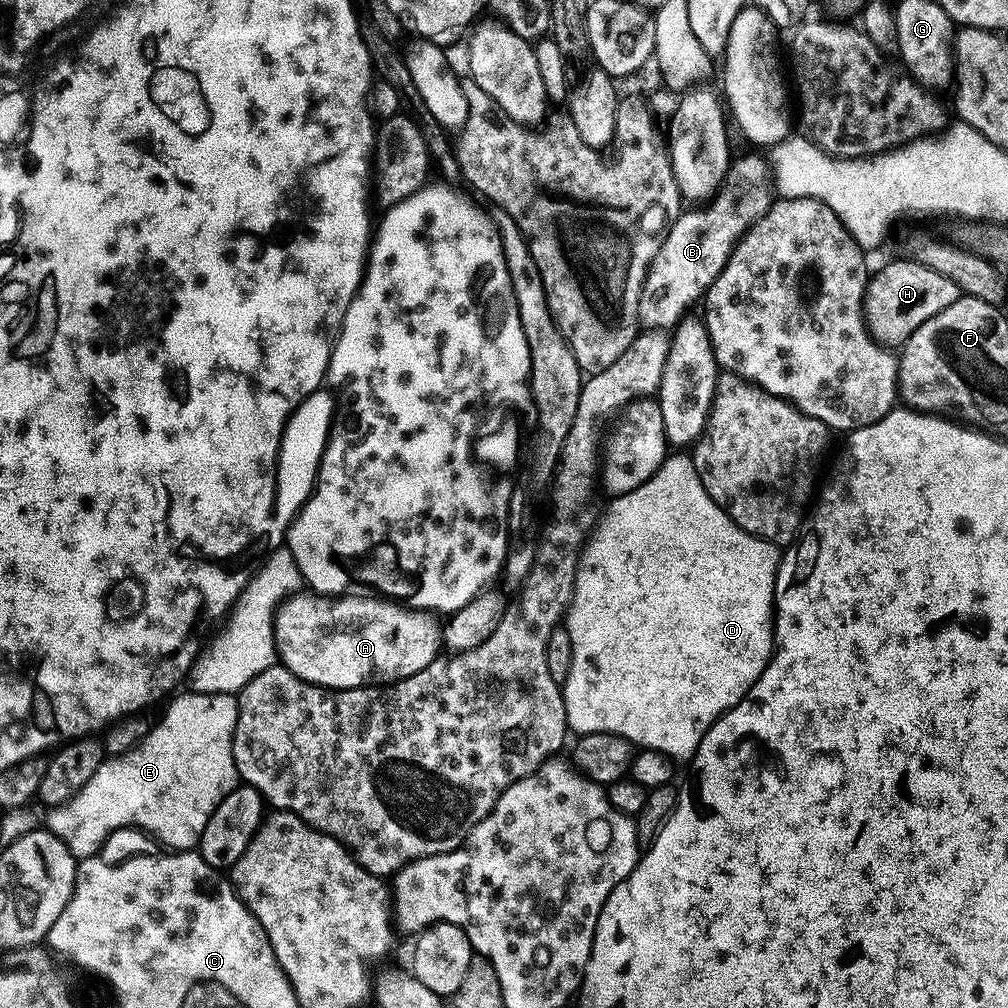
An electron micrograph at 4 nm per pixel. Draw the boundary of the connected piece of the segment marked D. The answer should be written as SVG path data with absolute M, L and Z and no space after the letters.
M682 454L676 455L680 456L669 455L660 463L660 469L653 473L652 476L643 480L642 483L640 483L637 488L633 488L631 492L619 493L619 495L615 497L616 501L614 501L609 508L607 505L606 511L603 513L596 531L592 533L588 543L584 545L584 551L580 553L580 562L576 566L576 585L574 586L572 603L568 605L566 613L566 627L570 634L570 642L574 642L574 662L570 666L570 674L562 686L562 691L564 694L566 714L568 715L568 727L573 733L605 732L611 736L621 736L623 740L628 741L629 744L635 746L637 749L659 753L665 758L671 758L671 756L673 756L676 760L688 762L691 761L692 755L696 753L696 747L700 745L702 738L710 730L710 726L722 713L728 712L738 701L744 699L744 695L754 686L754 682L758 682L758 678L764 673L764 668L768 664L768 659L772 657L774 651L776 572L780 569L782 552L777 545L770 543L768 540L763 540L754 534L750 534L746 530L742 530L742 526L738 526L730 519L730 517L716 505L714 498L710 498L710 494L706 494L706 486L702 486L700 471L696 469L693 459L691 457L684 458Z

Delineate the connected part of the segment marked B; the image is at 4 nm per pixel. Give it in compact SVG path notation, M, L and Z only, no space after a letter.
M740 156L728 165L728 172L724 175L720 187L707 201L706 206L696 206L693 212L681 211L668 229L664 237L664 244L648 268L648 277L644 279L642 298L640 299L640 324L645 329L671 329L681 323L680 315L708 291L708 287L722 274L726 262L732 254L733 248L764 215L770 211L774 203L774 168L764 156L752 156L747 160Z

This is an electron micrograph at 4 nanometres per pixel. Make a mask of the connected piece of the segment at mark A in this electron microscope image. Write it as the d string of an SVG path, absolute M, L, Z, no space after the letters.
M297 594L294 596L289 596L287 600L284 601L283 604L280 605L279 608L276 610L276 650L278 653L278 660L281 665L285 668L289 668L295 676L298 678L302 678L306 682L310 682L311 684L321 684L323 688L363 688L365 686L383 686L386 684L392 683L393 680L401 680L402 678L410 678L410 674L418 674L418 670L422 670L426 666L430 666L433 660L437 659L438 651L441 649L441 642L440 642L440 634L441 629L438 627L436 628L436 624L429 615L423 614L421 611L413 610L407 606L401 606L399 603L393 602L391 599L388 598L381 598L379 595L376 594L368 594L372 596L352 596L353 594L344 594L341 595L339 598L331 598L329 596L322 596L319 594L307 594L308 596L304 596L305 594Z

